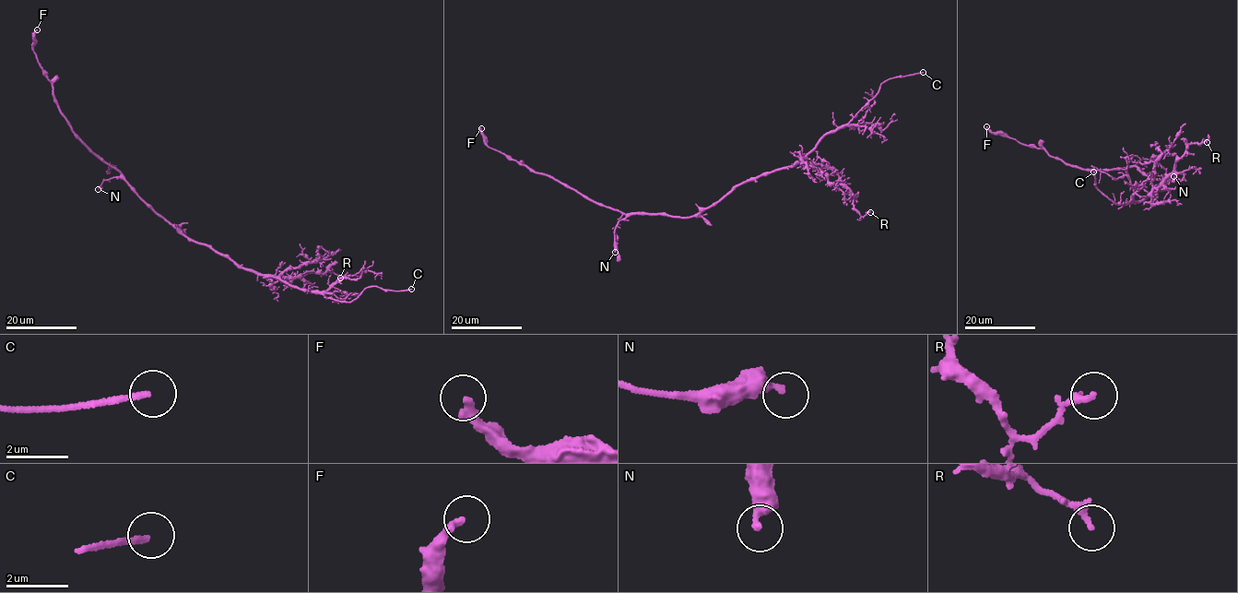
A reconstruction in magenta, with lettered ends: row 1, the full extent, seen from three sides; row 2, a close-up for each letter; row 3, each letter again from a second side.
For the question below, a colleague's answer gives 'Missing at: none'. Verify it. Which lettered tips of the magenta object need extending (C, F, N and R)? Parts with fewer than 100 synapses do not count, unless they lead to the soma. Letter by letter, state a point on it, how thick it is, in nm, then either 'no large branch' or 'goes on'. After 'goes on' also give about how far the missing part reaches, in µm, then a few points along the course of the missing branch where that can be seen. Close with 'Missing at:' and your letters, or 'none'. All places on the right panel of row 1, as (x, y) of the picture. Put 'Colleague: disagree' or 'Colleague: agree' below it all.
C: at (1093, 171); 180 nm thick; goes on; about 10 µm are missing; missing branch runs (1093, 171), (1102, 160), (1111, 159), (1110, 155)
F: at (986, 126); 260 nm thick; no large branch
N: at (1173, 176); 240 nm thick; no large branch
R: at (1207, 142); 190 nm thick; no large branch
Missing at: C
Colleague: disagree

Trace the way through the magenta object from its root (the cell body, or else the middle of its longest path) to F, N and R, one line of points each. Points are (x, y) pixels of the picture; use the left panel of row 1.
F: (178, 230), (140, 199), (118, 171), (100, 160), (76, 138), (33, 51), (37, 29)
N: (178, 230), (147, 207), (123, 180), (116, 177), (104, 180), (98, 189)
R: (178, 230), (255, 272), (294, 277), (323, 273), (328, 266), (340, 278)

